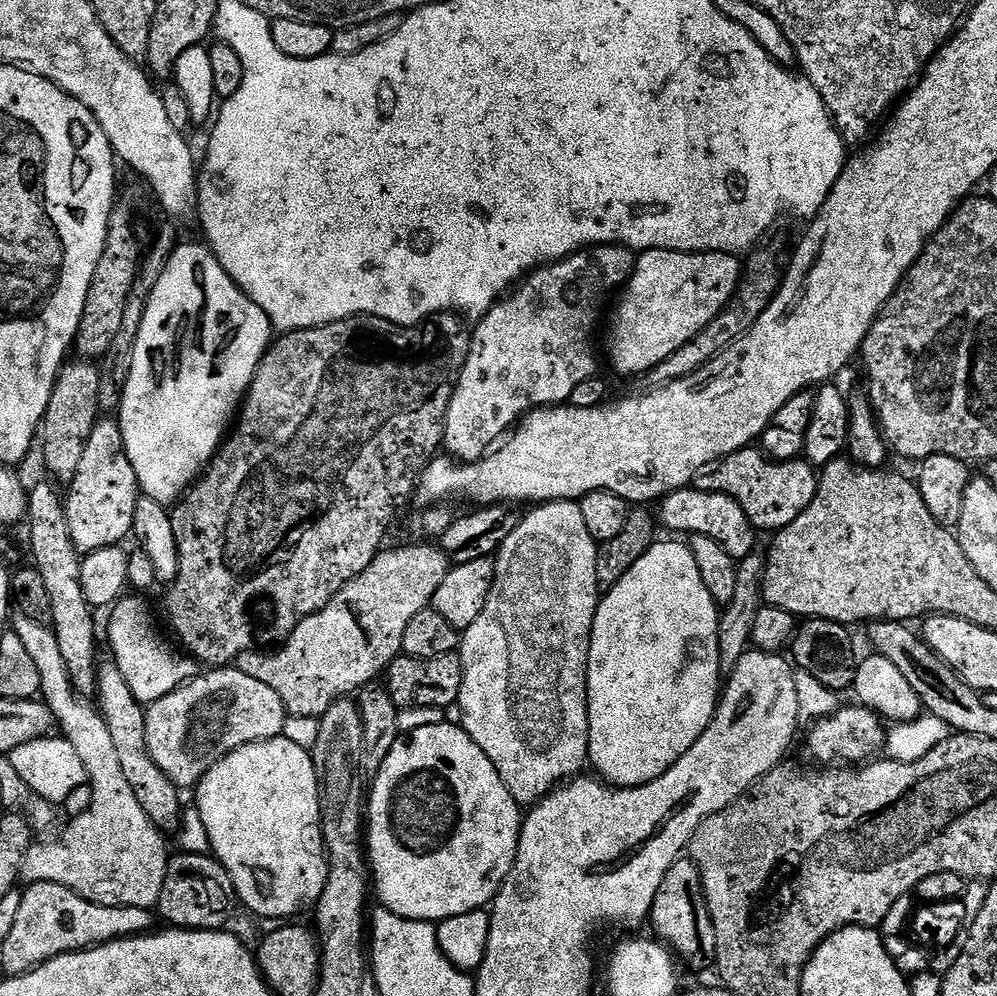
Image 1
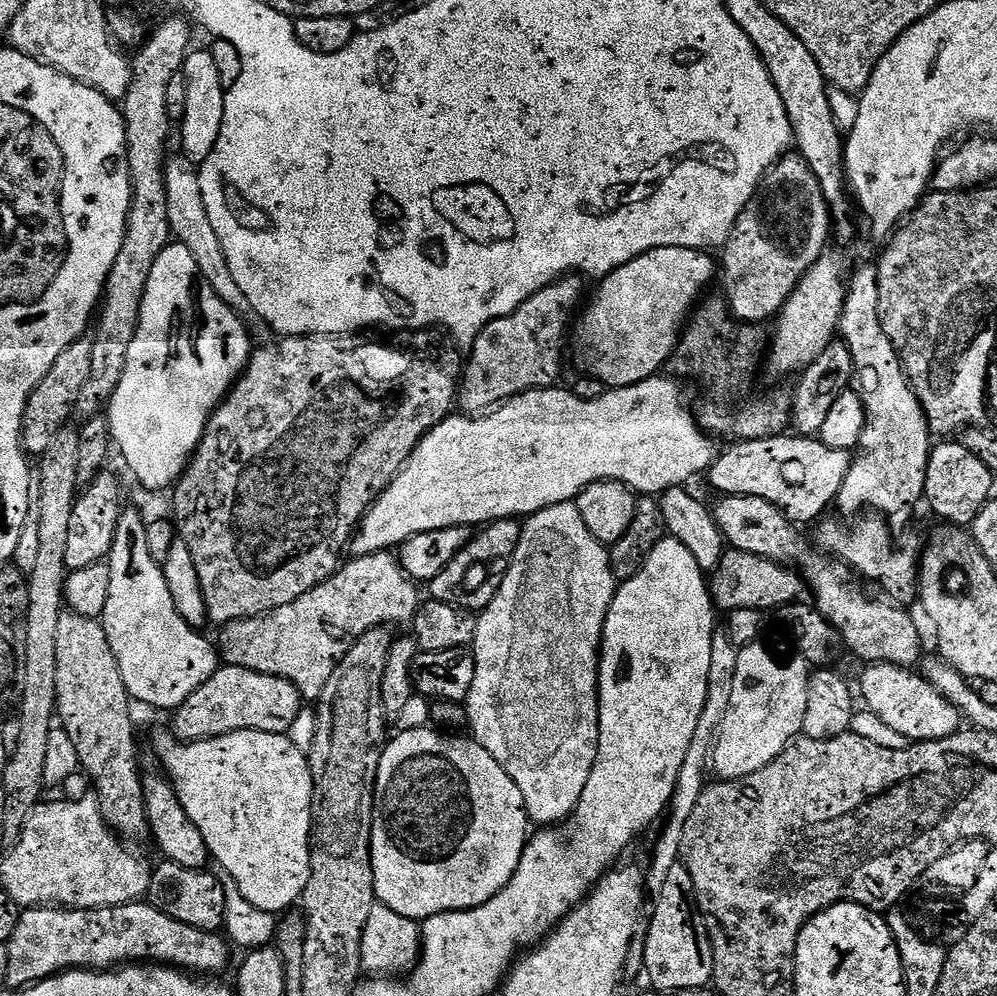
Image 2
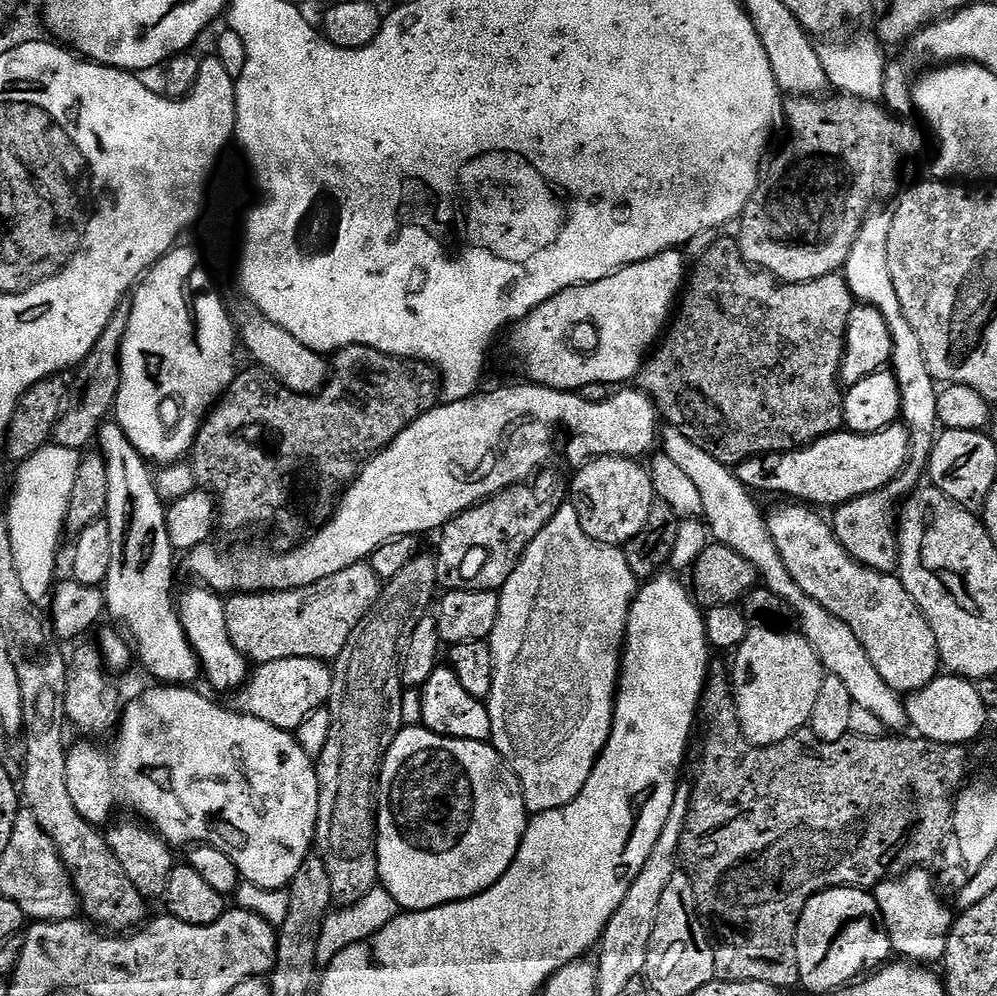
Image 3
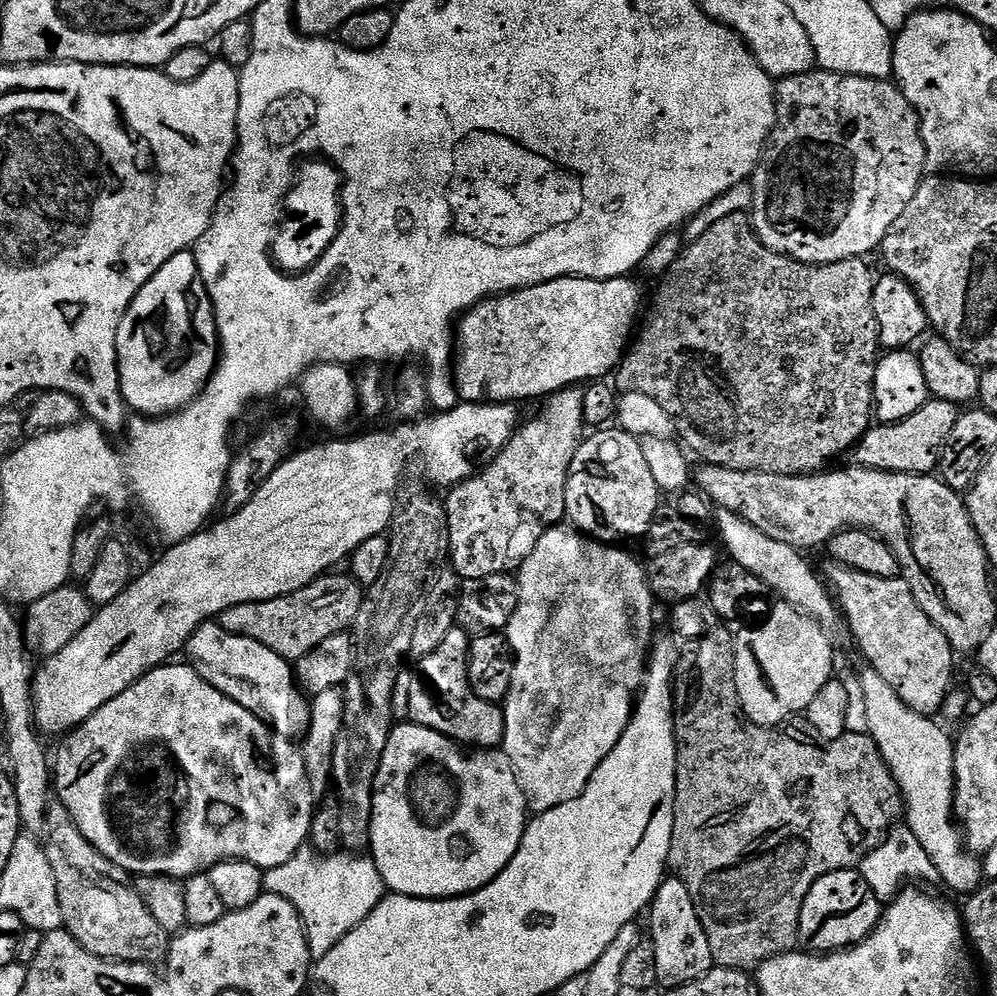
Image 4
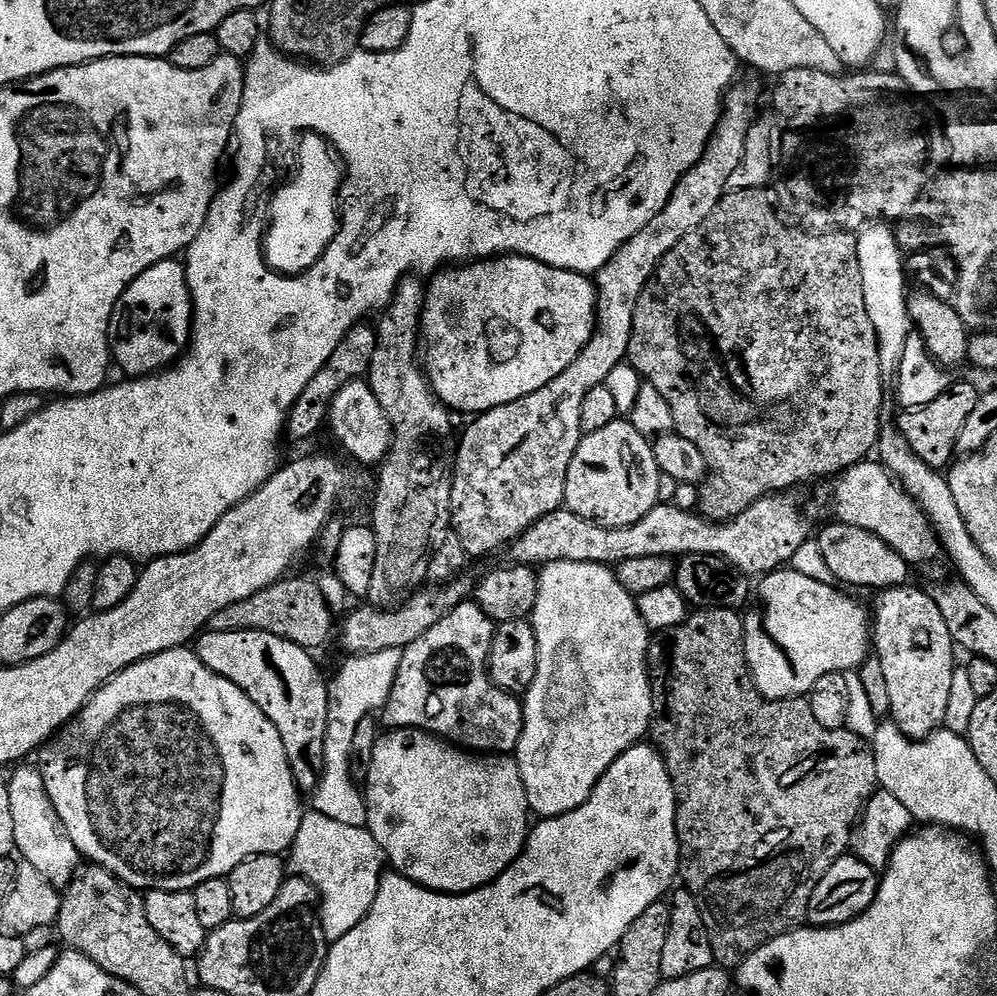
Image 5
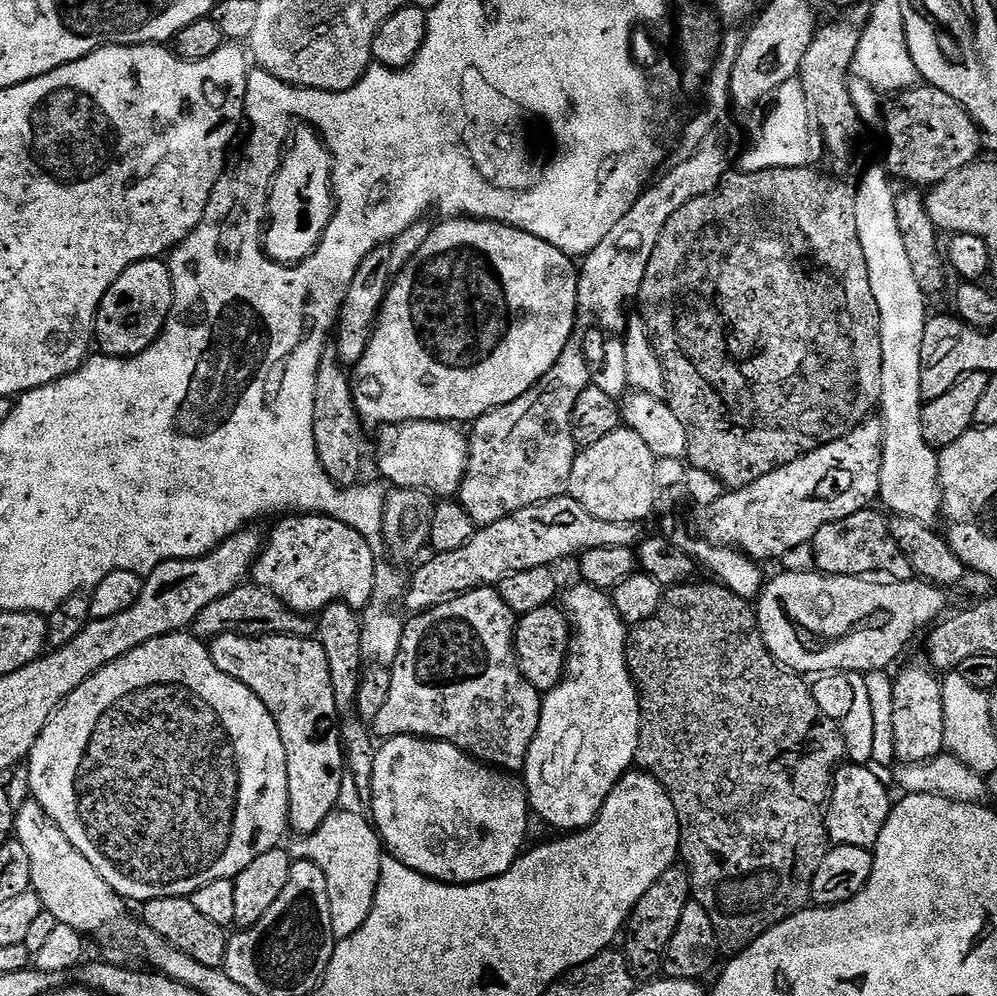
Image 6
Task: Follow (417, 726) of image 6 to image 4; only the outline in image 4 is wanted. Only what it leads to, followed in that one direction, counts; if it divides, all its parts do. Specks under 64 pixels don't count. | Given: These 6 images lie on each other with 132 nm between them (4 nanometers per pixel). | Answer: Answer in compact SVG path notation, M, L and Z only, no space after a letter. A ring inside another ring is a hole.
M457 626L450 630L450 634L446 634L446 638L442 642L442 646L438 646L436 650L428 657L421 659L420 676L424 679L424 684L436 696L428 696L428 692L424 688L415 689L414 694L408 697L407 715L410 714L411 723L421 724L435 732L441 732L443 736L448 736L455 740L461 746L471 746L476 750L496 750L503 745L504 742L504 713L497 705L486 702L482 698L478 698L473 694L472 687L468 681L468 645L470 636L463 627Z

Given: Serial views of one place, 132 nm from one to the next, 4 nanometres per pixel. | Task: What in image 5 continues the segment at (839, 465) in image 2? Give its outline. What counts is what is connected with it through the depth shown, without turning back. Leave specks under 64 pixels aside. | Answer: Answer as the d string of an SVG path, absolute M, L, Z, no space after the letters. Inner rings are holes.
M952 382L949 383L945 392L938 394L938 398L934 398L934 402L930 402L930 406L913 408L903 413L904 417L900 420L898 431L910 446L912 453L918 458L922 458L922 462L926 462L926 466L944 470L953 463L954 457L957 455L958 434L962 434L963 424L970 419L974 406L978 406L980 393L981 389L975 388L972 384Z

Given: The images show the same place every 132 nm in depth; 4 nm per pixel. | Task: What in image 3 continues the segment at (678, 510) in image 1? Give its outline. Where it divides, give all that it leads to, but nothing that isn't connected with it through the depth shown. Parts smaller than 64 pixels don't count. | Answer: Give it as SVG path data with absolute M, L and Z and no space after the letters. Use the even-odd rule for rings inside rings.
M788 502L785 508L776 508L767 513L768 530L770 538L774 538L774 546L778 546L778 554L790 570L790 578L807 596L814 598L818 606L830 610L834 618L840 618L862 642L866 654L870 654L870 662L874 662L874 670L882 674L882 682L890 686L895 692L909 694L920 691L933 679L941 675L942 665L938 654L938 642L934 638L934 630L926 622L926 618L920 613L920 607L914 602L914 598L906 590L906 586L900 581L899 575L887 572L875 572L866 566L862 566L838 542L831 523L819 516L819 511L801 503Z

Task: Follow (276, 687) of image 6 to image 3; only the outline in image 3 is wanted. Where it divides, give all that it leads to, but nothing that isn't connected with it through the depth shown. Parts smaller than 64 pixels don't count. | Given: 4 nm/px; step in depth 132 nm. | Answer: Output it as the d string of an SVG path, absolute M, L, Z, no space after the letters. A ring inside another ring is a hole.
M192 586L184 597L178 600L178 615L190 646L200 659L203 679L208 679L220 692L235 693L244 685L250 675L250 661L230 642L226 630L226 610L221 593L203 586Z

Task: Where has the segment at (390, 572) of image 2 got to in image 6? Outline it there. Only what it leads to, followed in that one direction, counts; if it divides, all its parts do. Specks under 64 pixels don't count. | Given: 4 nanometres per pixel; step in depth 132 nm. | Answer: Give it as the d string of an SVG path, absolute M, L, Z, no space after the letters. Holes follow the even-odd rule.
M245 582L235 592L215 600L206 610L199 612L195 623L204 632L223 634L236 632L239 635L259 638L261 636L299 636L308 638L313 635L314 624L305 613L296 612L282 598L278 598L269 588L255 582ZM310 620L310 621L308 621ZM240 624L240 628L238 627Z

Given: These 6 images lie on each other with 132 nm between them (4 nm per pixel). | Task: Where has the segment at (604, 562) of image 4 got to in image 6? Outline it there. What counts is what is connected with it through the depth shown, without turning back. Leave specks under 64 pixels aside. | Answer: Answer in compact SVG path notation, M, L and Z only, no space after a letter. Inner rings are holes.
M577 582L577 584L565 594L562 608L574 629L574 635L570 641L570 651L566 661L566 675L551 692L543 697L540 705L538 734L534 734L534 738L528 747L524 771L522 773L522 783L525 790L528 791L528 802L531 811L535 813L549 829L550 827L561 828L559 830L561 833L571 834L579 832L582 828L589 828L589 826L596 821L598 814L602 810L602 806L606 802L606 798L610 798L614 786L636 763L636 751L640 745L640 693L632 680L632 671L628 669L628 633L630 628L629 625L622 622L622 618L614 606L611 595L609 595L605 589L595 588L589 584Z

